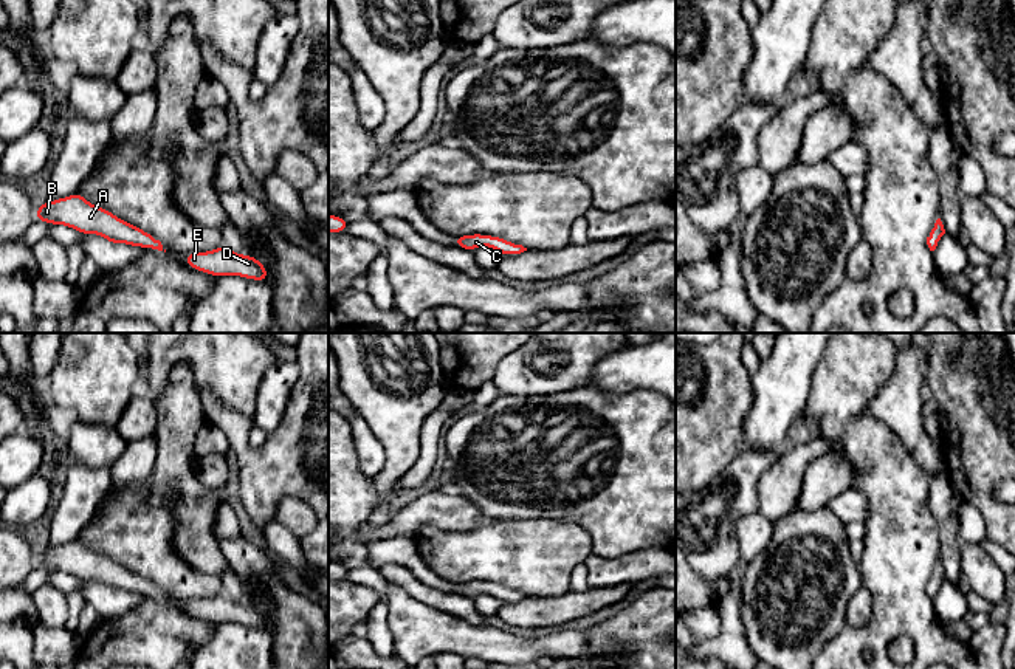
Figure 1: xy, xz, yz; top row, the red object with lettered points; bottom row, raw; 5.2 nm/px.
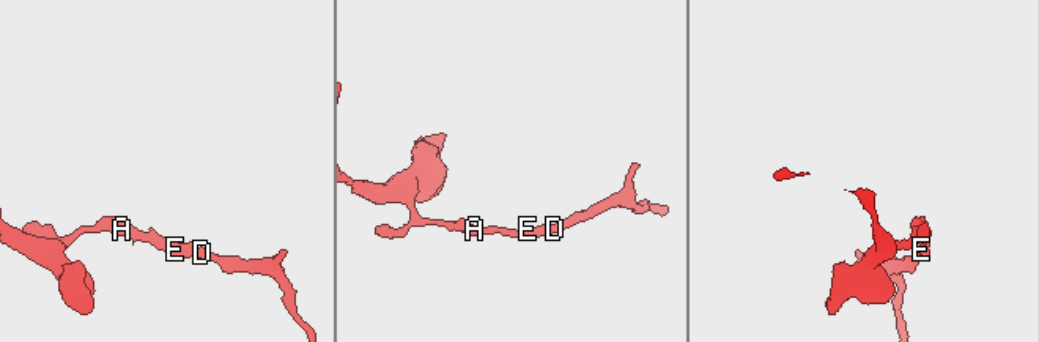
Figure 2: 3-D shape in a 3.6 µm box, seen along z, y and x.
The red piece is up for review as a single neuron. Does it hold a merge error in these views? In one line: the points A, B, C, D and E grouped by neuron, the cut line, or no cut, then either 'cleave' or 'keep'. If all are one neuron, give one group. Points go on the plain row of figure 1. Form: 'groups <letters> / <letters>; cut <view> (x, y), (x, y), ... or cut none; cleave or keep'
groups A B C D E; cut none; keep

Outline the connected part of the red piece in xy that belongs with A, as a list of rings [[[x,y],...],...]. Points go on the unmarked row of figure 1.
[[[79,539],[50,550],[42,550],[36,556],[36,567],[65,571],[79,581],[99,581],[115,590],[127,590],[130,593],[152,595],[164,598],[161,588],[152,581],[126,570],[104,554],[88,550]]]

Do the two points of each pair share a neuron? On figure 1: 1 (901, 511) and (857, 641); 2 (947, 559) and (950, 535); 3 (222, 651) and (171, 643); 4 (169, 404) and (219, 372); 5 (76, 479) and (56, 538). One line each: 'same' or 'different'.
1: same
2: same
3: different
4: different
5: same

